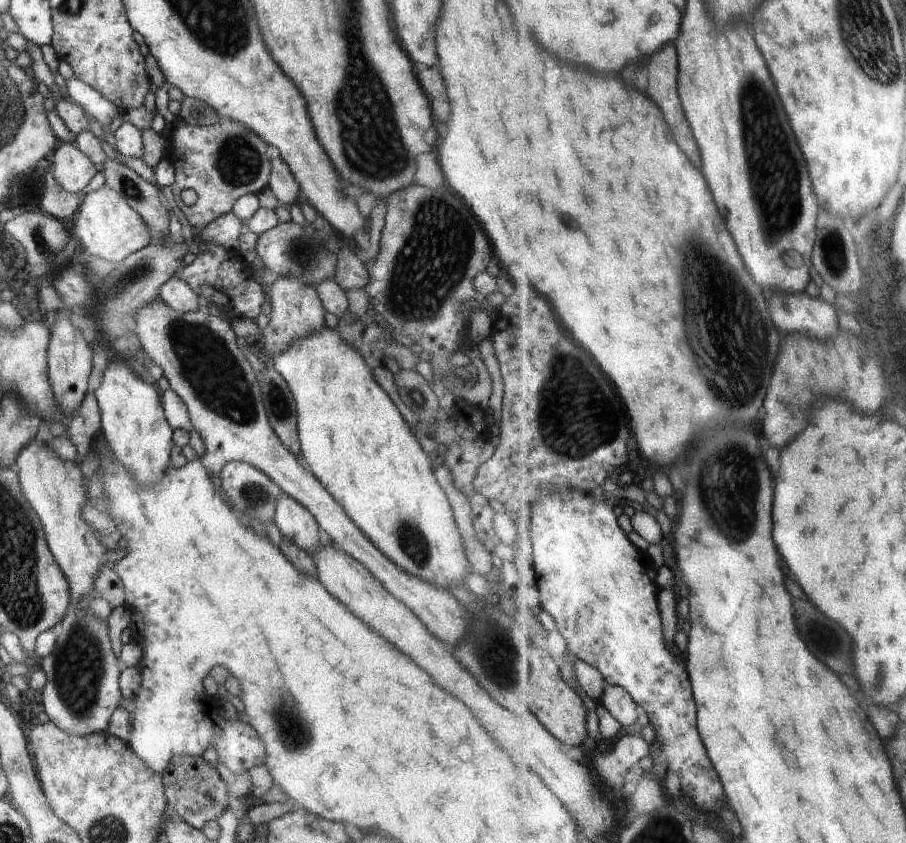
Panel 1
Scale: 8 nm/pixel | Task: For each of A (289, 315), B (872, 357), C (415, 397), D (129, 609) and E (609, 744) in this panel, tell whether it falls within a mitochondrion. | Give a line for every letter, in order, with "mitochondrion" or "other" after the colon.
A: other
B: other
C: mitochondrion
D: other
E: other

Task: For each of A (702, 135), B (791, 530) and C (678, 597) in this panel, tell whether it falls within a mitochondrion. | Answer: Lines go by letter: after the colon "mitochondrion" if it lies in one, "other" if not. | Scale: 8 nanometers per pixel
A: other
B: other
C: other

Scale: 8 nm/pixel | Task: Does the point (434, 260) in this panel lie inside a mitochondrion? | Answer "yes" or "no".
yes

